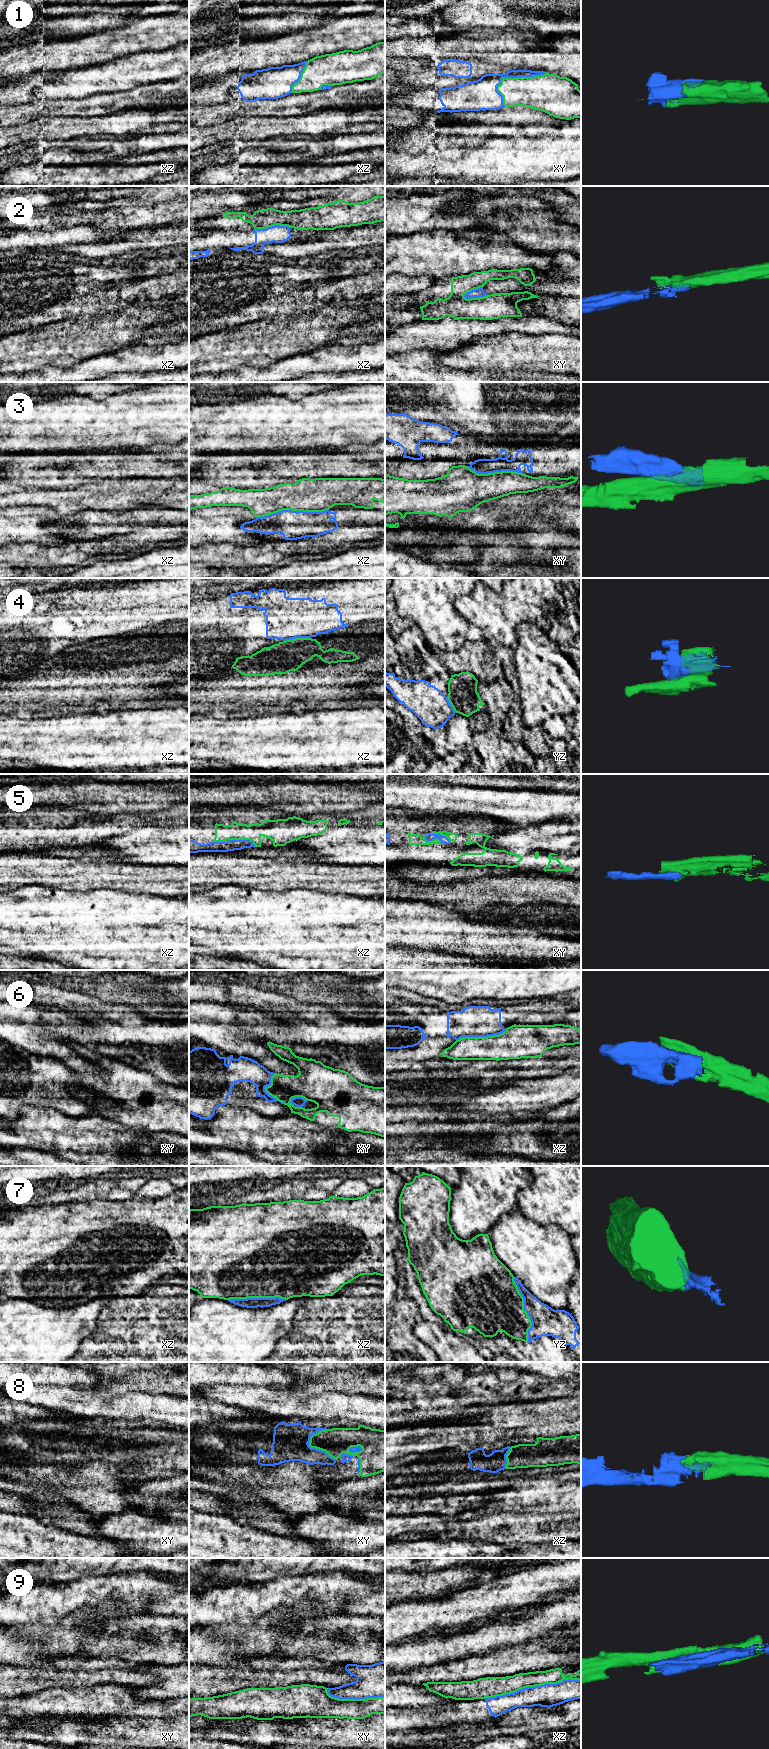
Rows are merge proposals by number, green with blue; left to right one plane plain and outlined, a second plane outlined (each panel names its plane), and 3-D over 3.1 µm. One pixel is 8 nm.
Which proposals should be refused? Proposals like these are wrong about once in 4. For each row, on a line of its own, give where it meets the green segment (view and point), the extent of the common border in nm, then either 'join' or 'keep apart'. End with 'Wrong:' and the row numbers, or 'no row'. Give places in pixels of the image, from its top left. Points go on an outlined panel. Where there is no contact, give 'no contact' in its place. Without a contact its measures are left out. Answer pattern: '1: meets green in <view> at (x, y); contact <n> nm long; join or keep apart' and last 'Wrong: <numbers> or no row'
1: meets green in xy at (511, 78); contact 440 nm long; join
2: meets green in xy at (475, 298); contact 200 nm long; keep apart
3: meets green in xz at (292, 510); contact 600 nm long; keep apart
4: meets green in xz at (296, 638); contact 220 nm long; keep apart
5: meets green in xz at (242, 839); contact 220 nm long; join
6: meets green in xz at (481, 1037); contact 420 nm long; keep apart
7: meets green in yz at (524, 1310); contact 550 nm long; join
8: meets green in xy at (319, 1449); contact 280 nm long; join
9: meets green in xz at (532, 1686); contact 800 nm long; keep apart
Wrong: 2, 3, 4, 6, 9

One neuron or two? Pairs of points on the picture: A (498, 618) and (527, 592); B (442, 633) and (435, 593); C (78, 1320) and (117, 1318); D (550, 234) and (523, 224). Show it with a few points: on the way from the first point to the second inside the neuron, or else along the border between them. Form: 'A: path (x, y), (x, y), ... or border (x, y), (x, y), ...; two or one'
A: path (501, 610), (508, 609), (519, 600); one
B: path (440, 623), (435, 615), (435, 603); one
C: border (110, 1300), (101, 1310), (95, 1330), (83, 1339); two
D: path (543, 231), (530, 230); one

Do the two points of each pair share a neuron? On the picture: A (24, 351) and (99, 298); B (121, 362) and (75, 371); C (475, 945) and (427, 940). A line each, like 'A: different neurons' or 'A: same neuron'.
A: different neurons
B: same neuron
C: same neuron

